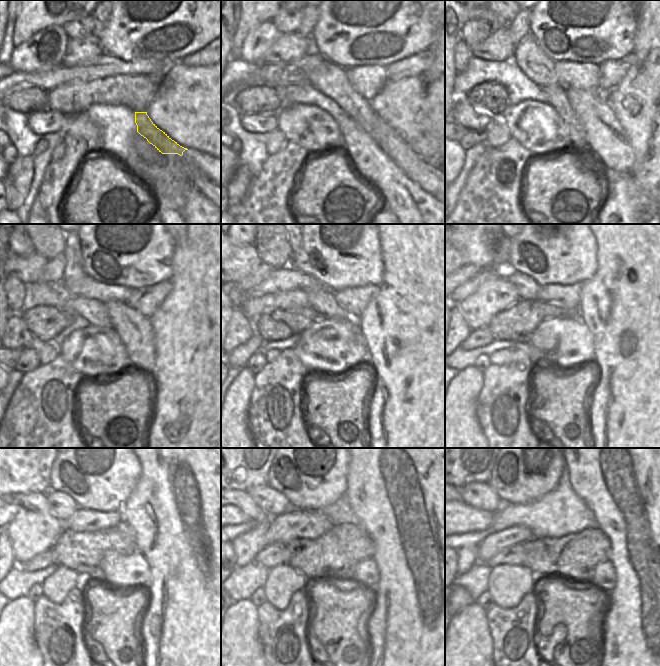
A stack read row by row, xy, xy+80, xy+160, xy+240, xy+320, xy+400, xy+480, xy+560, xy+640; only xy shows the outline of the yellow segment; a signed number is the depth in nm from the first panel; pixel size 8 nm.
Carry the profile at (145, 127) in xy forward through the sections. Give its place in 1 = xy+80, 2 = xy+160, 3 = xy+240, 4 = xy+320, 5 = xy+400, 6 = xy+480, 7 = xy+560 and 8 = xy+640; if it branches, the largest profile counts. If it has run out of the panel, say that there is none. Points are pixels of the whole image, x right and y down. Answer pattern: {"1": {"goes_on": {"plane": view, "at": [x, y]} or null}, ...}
{"1": {"goes_on": {"plane": "xy+80", "at": [424, 173]}}, "2": {"goes_on": {"plane": "xy+160", "at": [606, 140]}}, "3": {"goes_on": {"plane": "xy+240", "at": [134, 329]}}, "4": {"goes_on": {"plane": "xy+320", "at": [322, 301]}}, "5": {"goes_on": {"plane": "xy+400", "at": [527, 289]}}, "6": {"goes_on": {"plane": "xy+480", "at": [62, 506]}}, "7": {"goes_on": {"plane": "xy+560", "at": [272, 502]}}, "8": {"goes_on": {"plane": "xy+640", "at": [480, 495]}}}

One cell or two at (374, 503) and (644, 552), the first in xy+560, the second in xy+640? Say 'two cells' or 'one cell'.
one cell

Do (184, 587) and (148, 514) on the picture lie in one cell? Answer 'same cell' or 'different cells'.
same cell

